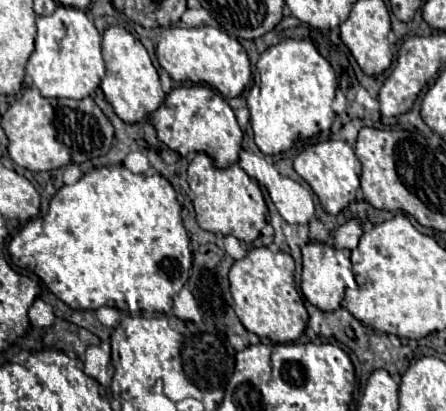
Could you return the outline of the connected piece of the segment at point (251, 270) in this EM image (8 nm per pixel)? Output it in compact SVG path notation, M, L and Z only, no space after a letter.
M256 247L248 251L244 259L234 261L228 279L234 297L234 311L248 331L273 343L292 343L304 333L308 311L294 281L294 259L288 253L274 253L268 247Z

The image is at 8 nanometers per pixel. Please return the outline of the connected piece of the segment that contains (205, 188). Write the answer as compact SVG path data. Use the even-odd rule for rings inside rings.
M198 153L188 165L188 185L194 191L192 205L196 211L196 221L202 229L222 235L234 235L236 239L246 243L252 243L260 235L262 227L266 225L268 207L256 179L248 177L238 163L222 169L208 153Z

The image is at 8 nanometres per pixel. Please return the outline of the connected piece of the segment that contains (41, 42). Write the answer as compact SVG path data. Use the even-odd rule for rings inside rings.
M60 5L52 15L36 17L36 25L36 47L26 65L26 75L30 77L32 85L38 87L44 97L88 97L106 75L100 33L96 31L92 19L80 9Z

